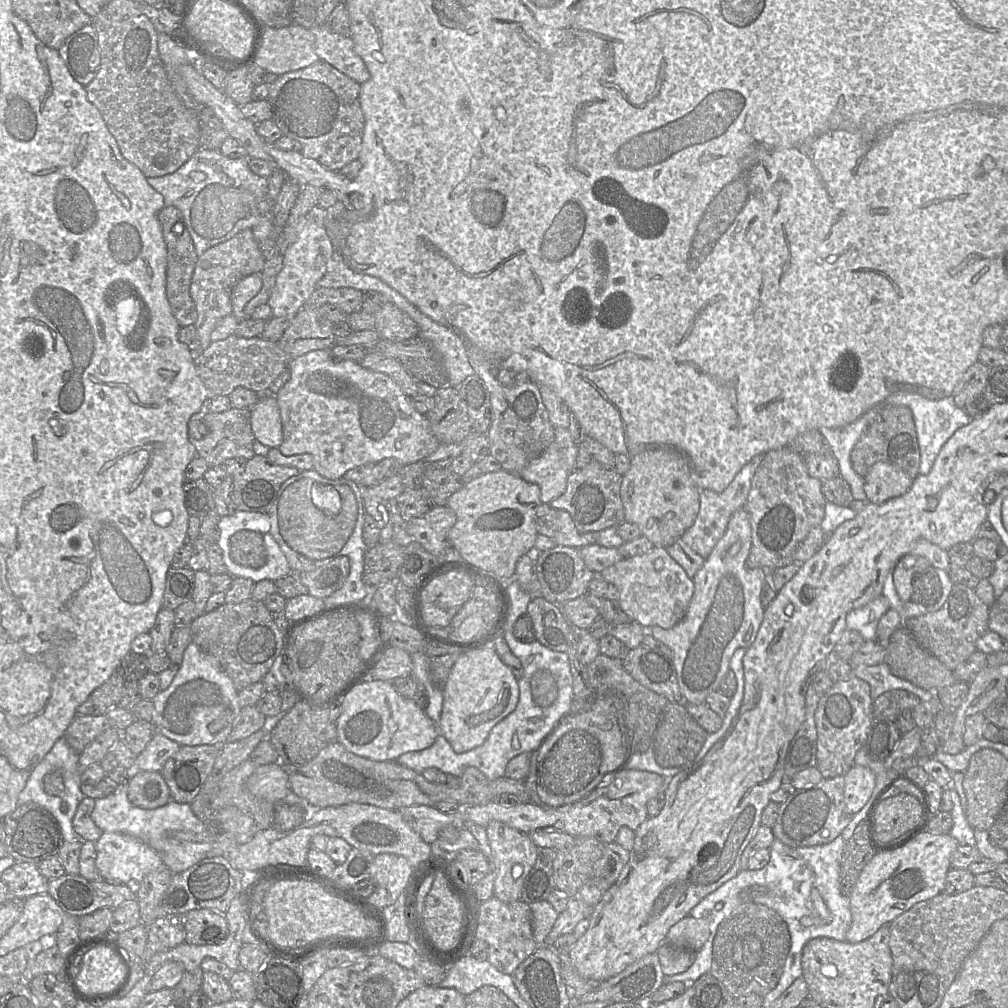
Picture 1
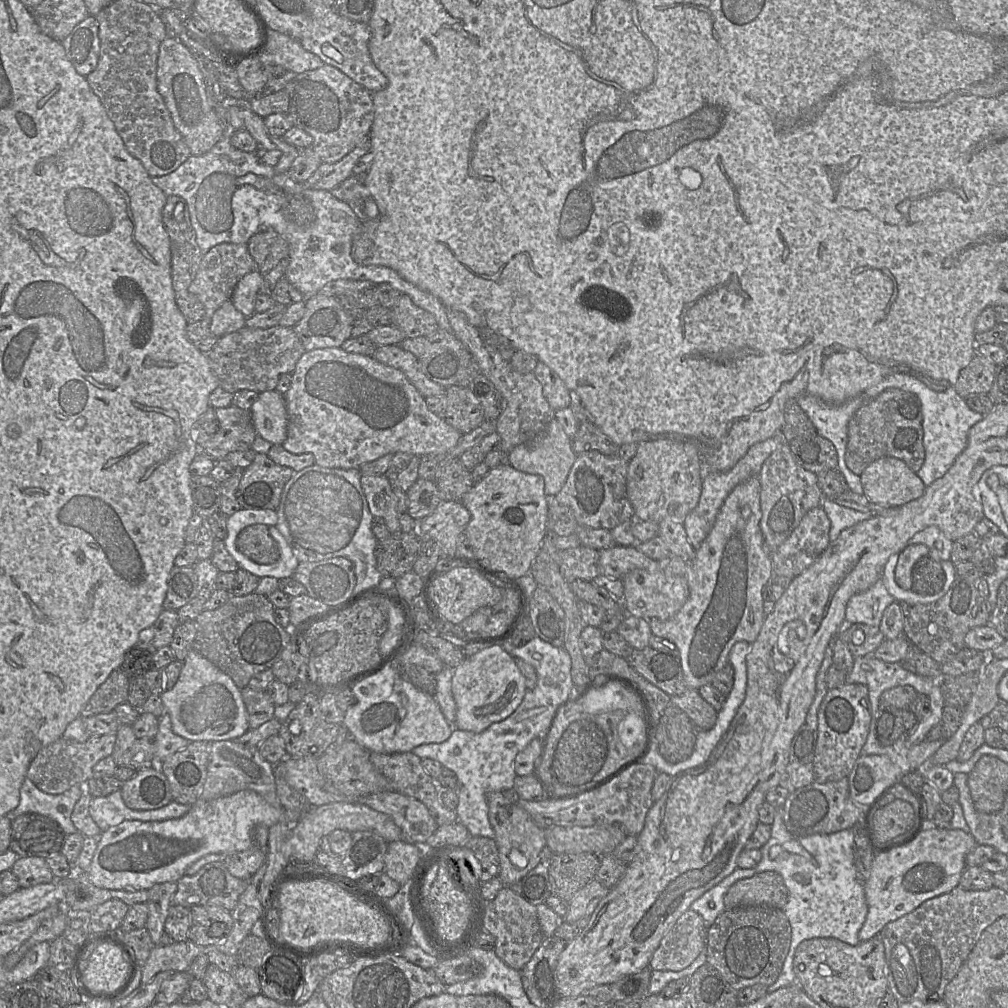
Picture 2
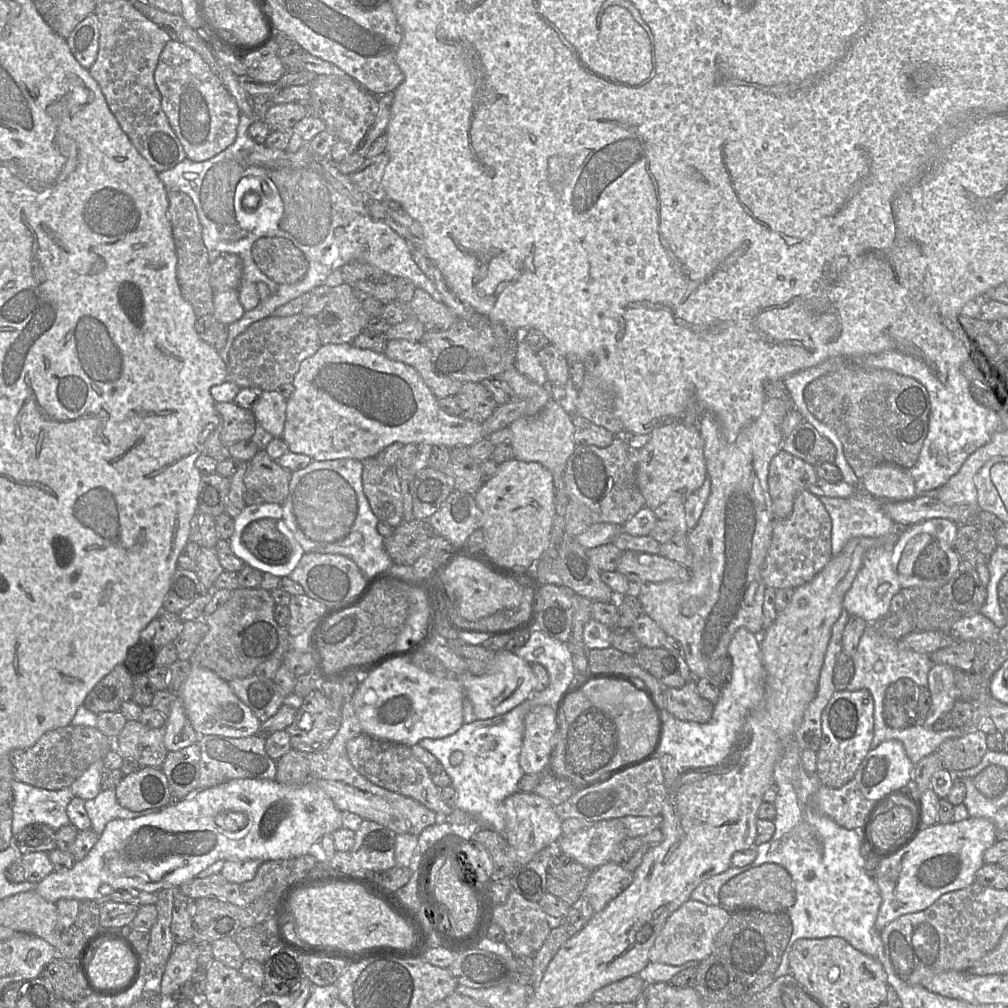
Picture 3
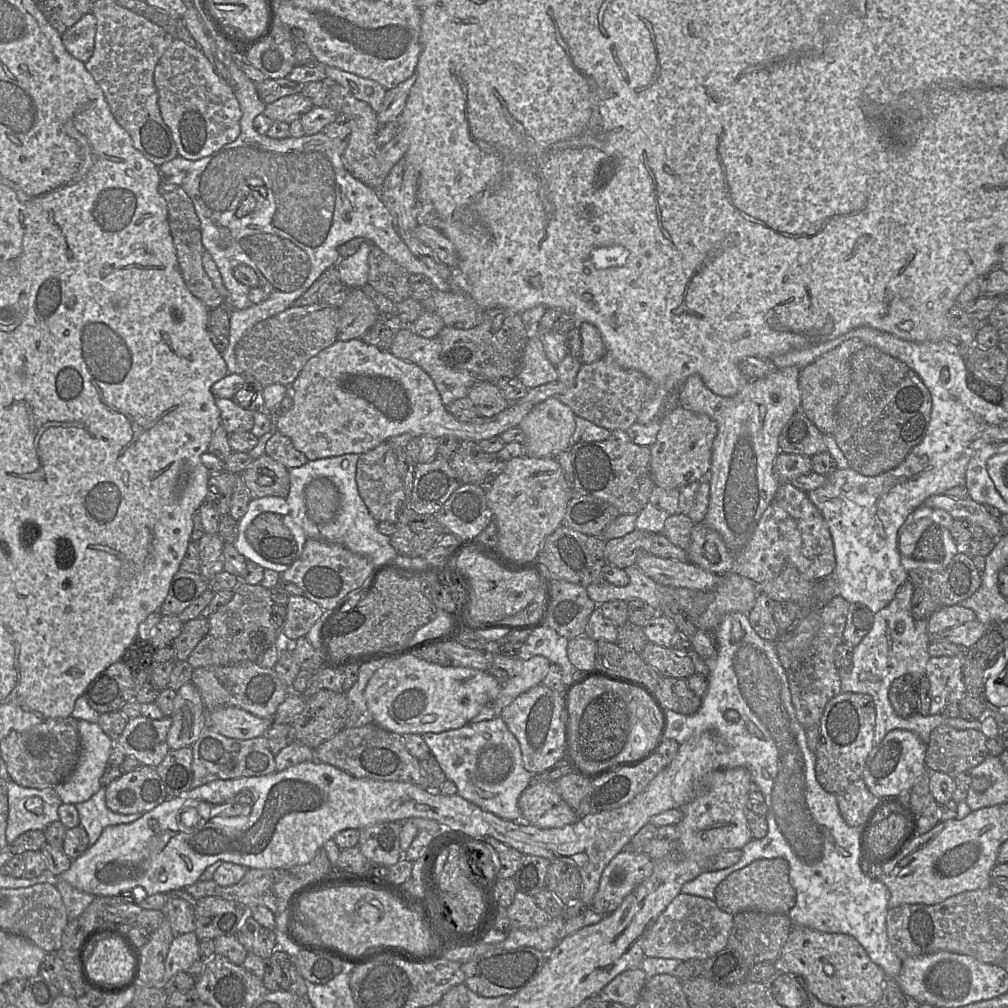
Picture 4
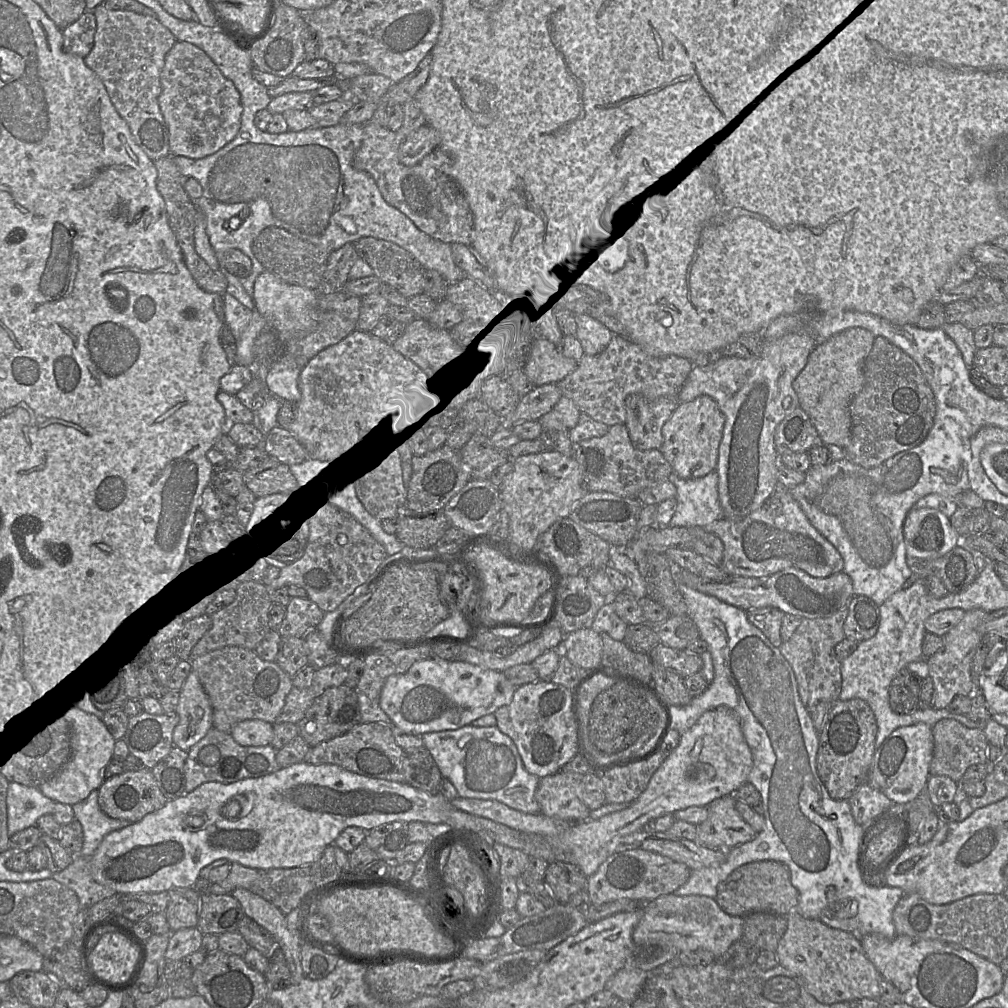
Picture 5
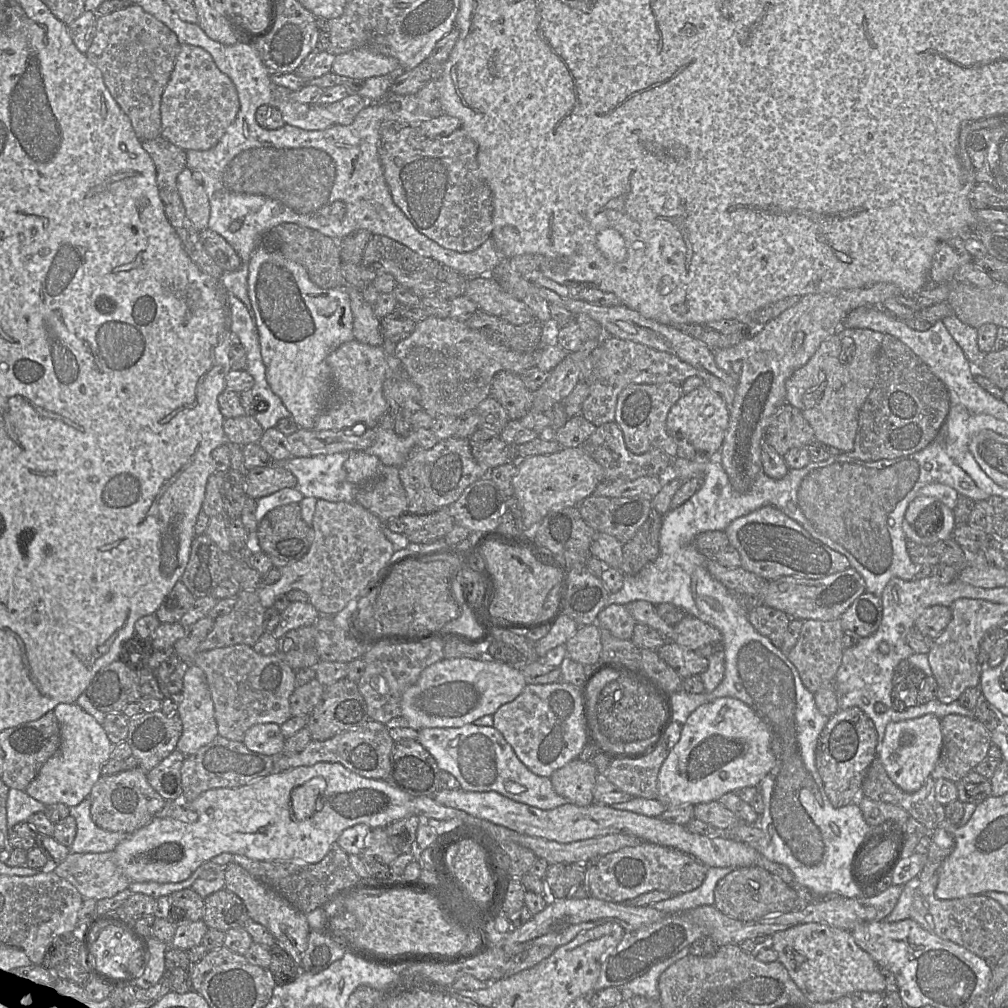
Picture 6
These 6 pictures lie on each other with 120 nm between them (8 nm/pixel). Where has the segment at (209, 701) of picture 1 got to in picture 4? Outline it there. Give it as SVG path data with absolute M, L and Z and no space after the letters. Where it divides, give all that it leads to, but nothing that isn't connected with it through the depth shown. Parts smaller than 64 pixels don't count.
M229 706L213 711L206 710L206 726L228 738L248 740L264 736L271 727L271 720Z

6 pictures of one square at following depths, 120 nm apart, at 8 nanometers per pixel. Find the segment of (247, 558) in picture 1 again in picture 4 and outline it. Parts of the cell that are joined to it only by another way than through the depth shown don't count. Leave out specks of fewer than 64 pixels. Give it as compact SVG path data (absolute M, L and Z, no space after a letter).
M277 513L259 514L246 529L246 539L257 554L267 561L292 565L302 554L291 531Z

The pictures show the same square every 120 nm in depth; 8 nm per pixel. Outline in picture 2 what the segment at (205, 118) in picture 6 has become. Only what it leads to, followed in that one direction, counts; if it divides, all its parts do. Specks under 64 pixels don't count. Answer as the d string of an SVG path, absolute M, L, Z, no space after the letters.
M172 37L165 38L160 45L157 90L191 155L205 154L223 137L224 127L208 101L203 74L195 55L183 43Z

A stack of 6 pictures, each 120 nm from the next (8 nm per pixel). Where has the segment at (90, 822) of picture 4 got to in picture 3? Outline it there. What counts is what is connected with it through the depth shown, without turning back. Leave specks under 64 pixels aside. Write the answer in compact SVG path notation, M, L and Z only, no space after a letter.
M115 789L102 790L95 798L84 801L85 810L91 820L91 829L100 836L106 824L114 819L134 819L156 813L159 809L146 809L139 812L122 807L116 798Z

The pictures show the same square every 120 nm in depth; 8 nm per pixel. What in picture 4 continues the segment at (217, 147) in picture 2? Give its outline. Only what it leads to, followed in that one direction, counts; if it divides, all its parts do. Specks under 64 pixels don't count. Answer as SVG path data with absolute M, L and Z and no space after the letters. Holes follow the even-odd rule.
M229 48L228 50L225 51L225 58L224 58L224 64L226 64L228 70L229 70L229 74L230 74L230 86L232 87L234 93L235 93L235 96L239 102L239 106L240 106L240 109L241 109L241 112L242 112L242 117L241 117L241 120L240 120L240 135L237 137L237 139L229 144L226 144L224 145L221 149L219 149L218 151L214 152L213 154L211 154L210 156L207 156L207 157L204 157L204 158L201 158L199 160L188 160L186 158L183 158L181 157L180 155L178 155L177 157L175 157L174 159L172 159L171 161L168 161L162 165L160 165L158 168L159 168L159 171L160 171L160 174L161 174L161 177L162 178L167 178L167 177L170 177L170 176L174 176L174 175L180 175L182 177L182 181L181 181L181 188L186 192L186 194L189 196L189 198L191 199L192 203L193 203L193 206L194 206L194 210L196 212L196 215L198 216L199 220L200 220L200 229L201 229L201 240L202 240L202 245L204 246L205 250L211 255L212 259L214 260L215 264L217 265L217 268L221 274L221 277L222 277L222 281L223 281L223 284L225 286L225 288L227 289L228 291L228 297L227 297L227 300L228 302L230 303L230 308L232 309L231 313L230 313L230 333L229 333L229 344L226 348L226 350L224 351L224 353L222 353L222 357L226 363L226 366L227 366L227 369L228 369L228 373L238 373L238 374L241 374L241 369L239 368L238 364L237 364L237 361L236 361L236 356L235 356L235 348L236 348L236 345L237 343L241 340L241 338L253 327L255 326L257 323L263 321L263 320L266 320L270 317L273 317L283 311L285 311L286 309L292 307L294 301L296 301L298 298L300 298L317 280L318 278L327 270L329 269L330 267L336 265L340 259L341 259L341 256L339 254L339 250L338 248L349 242L350 240L352 239L355 239L355 238L365 238L365 239L368 239L370 241L372 241L374 244L376 244L384 253L386 253L391 259L393 259L396 263L398 263L401 267L403 267L407 272L409 272L411 275L416 275L416 274L423 274L425 275L426 277L428 277L430 279L431 275L432 274L435 274L437 275L440 279L442 279L440 277L440 275L435 271L435 270L432 270L430 269L428 266L426 266L418 257L416 257L412 252L411 250L408 248L408 246L405 244L405 242L403 241L403 239L401 238L398 230L396 229L395 227L395 224L394 224L394 219L393 219L393 216L392 214L390 213L390 211L388 210L388 208L386 207L386 205L384 204L384 202L382 201L381 199L381 196L379 194L378 191L376 191L374 188L366 185L365 183L363 183L362 181L360 181L359 179L355 178L344 166L344 163L343 163L343 153L347 147L347 144L348 144L348 141L346 139L333 139L333 138L330 138L329 136L327 136L324 132L319 132L317 134L313 134L313 135L304 135L303 137L300 137L300 138L294 138L292 136L290 136L289 138L284 138L284 139L274 139L274 138L270 138L269 136L267 135L261 135L259 134L255 128L254 128L254 125L253 125L253 122L254 122L254 119L256 116L258 116L259 114L263 114L265 108L266 108L266 104L260 99L259 95L258 95L258 92L256 90L256 84L246 76L246 74L235 64L235 62L233 61L233 52L234 50L231 48ZM248 195L253 195L255 200L256 200L256 206L255 206L255 209L253 212L251 212L250 214L246 215L246 216L243 216L243 217L237 217L236 216L236 211L237 209L239 208L239 205L241 204L241 202L248 196ZM261 233L272 233L272 234L279 234L280 236L292 241L294 244L296 244L298 247L302 248L308 255L309 259L310 259L310 263L311 263L311 270L310 270L310 273L307 277L307 279L305 280L304 284L299 287L298 289L292 291L292 292L282 292L280 290L277 290L277 289L274 289L269 297L263 301L262 303L260 304L253 304L251 305L251 301L249 300L248 298L248 294L249 294L249 290L251 289L250 287L240 283L238 280L235 279L234 275L233 275L233 269L239 265L239 264L245 264L245 265L248 265L249 267L251 267L255 273L258 275L258 274L261 274L261 272L259 271L259 269L257 269L257 265L255 264L255 262L253 261L253 259L243 250L242 246L241 246L241 241L243 238L247 237L247 236L251 236L251 235L255 235L255 234L261 234Z

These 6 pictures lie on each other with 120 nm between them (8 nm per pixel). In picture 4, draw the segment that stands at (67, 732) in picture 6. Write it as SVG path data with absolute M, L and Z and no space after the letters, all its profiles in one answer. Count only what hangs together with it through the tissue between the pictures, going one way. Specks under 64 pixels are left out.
M78 720L78 732L81 741L79 761L71 775L54 787L65 804L85 802L100 790L100 779L116 741L106 735L98 723Z

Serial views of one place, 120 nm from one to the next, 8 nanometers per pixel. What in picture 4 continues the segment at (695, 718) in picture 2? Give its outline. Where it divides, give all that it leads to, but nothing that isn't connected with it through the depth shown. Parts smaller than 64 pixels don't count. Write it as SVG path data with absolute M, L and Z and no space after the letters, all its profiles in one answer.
M661 677L654 693L665 711L692 715L701 706L701 698L688 687L686 679Z

